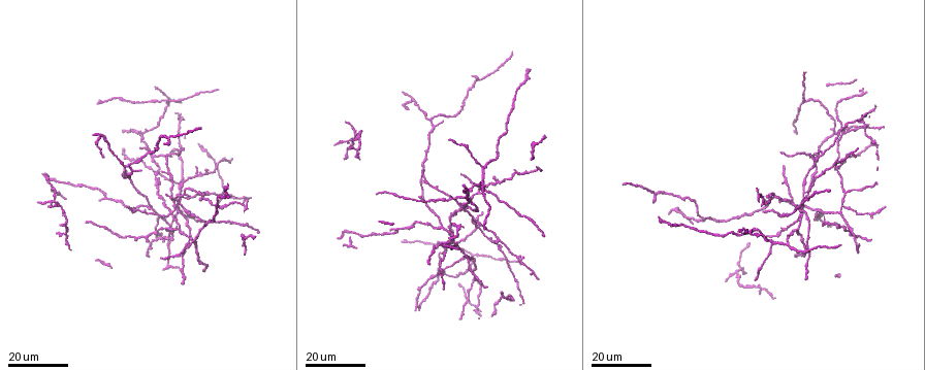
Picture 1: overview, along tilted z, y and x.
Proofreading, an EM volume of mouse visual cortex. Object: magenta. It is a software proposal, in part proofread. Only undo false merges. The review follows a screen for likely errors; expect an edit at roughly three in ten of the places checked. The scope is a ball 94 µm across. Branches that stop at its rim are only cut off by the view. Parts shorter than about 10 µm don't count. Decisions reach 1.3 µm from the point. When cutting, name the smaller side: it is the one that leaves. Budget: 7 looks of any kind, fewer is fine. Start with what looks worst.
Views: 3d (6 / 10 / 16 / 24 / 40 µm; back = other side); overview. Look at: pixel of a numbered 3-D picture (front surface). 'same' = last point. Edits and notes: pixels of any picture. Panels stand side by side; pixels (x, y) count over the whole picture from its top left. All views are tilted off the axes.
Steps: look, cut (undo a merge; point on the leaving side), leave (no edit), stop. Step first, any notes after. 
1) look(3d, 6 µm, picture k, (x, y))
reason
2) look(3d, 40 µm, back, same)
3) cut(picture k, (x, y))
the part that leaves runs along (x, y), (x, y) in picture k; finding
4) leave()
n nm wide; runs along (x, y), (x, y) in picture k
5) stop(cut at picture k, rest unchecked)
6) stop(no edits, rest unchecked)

look(3d, 24 µm, picture 1, (166, 100))
three arms meet

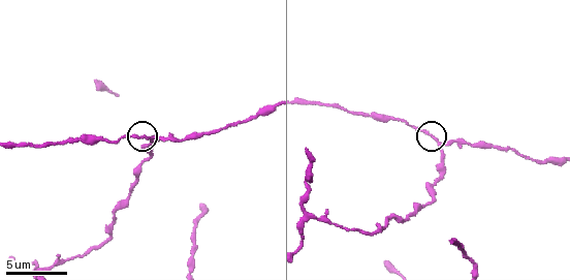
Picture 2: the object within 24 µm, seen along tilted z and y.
look(3d, 10 µm, picture 2, (440, 141))

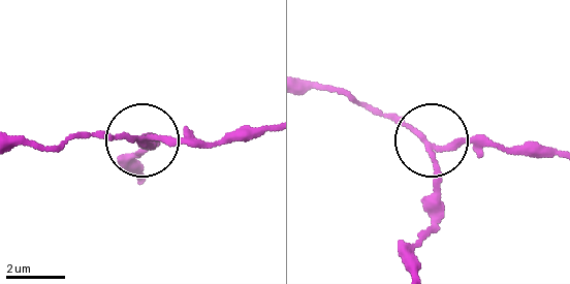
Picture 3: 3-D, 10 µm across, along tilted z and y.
cut(picture 3, (185, 136))
3 arms; the part that leaves runs along (139, 139), (111, 133), (18, 143) in picture 3; a second cell is stuck on

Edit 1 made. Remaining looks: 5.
look(overview)
redraw

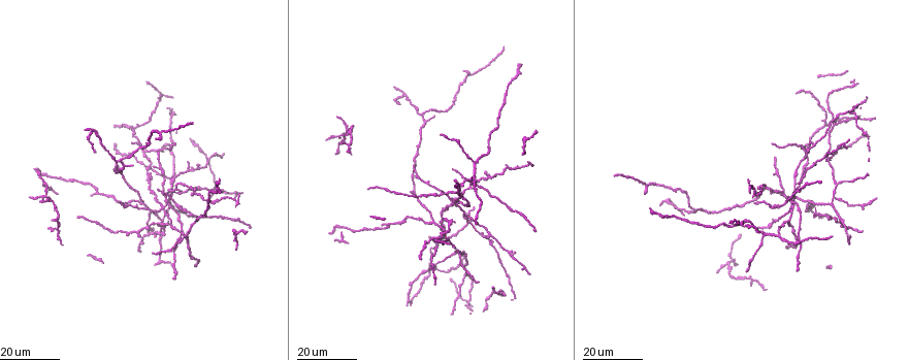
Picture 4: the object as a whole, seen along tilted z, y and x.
look(3d, 24 µm, picture 4, (146, 151))
branch point

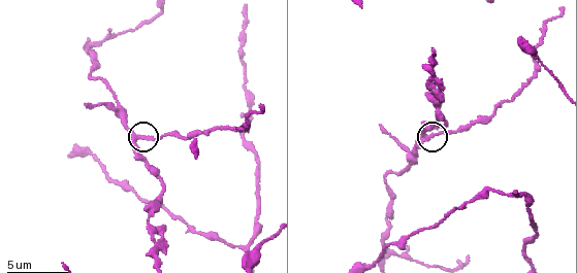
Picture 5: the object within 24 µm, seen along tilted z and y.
look(3d, 6 µm, picture 5, (137, 136))
closer look

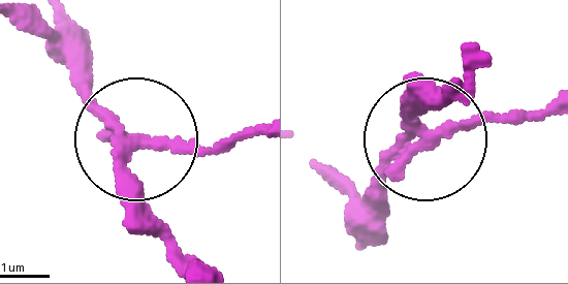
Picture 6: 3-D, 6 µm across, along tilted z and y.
leave()
one cell here

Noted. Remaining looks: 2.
look(3d, 16 µm, picture 5, (245, 246))
three-way junction

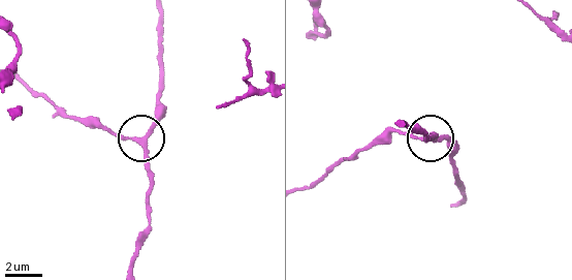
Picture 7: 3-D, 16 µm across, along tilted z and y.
leave()
side arm 34 µm; runs along (403, 125), (436, 140), (388, 129) in picture 7; one cell here

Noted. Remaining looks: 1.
stop(cut at picture 3, rest unchecked)

